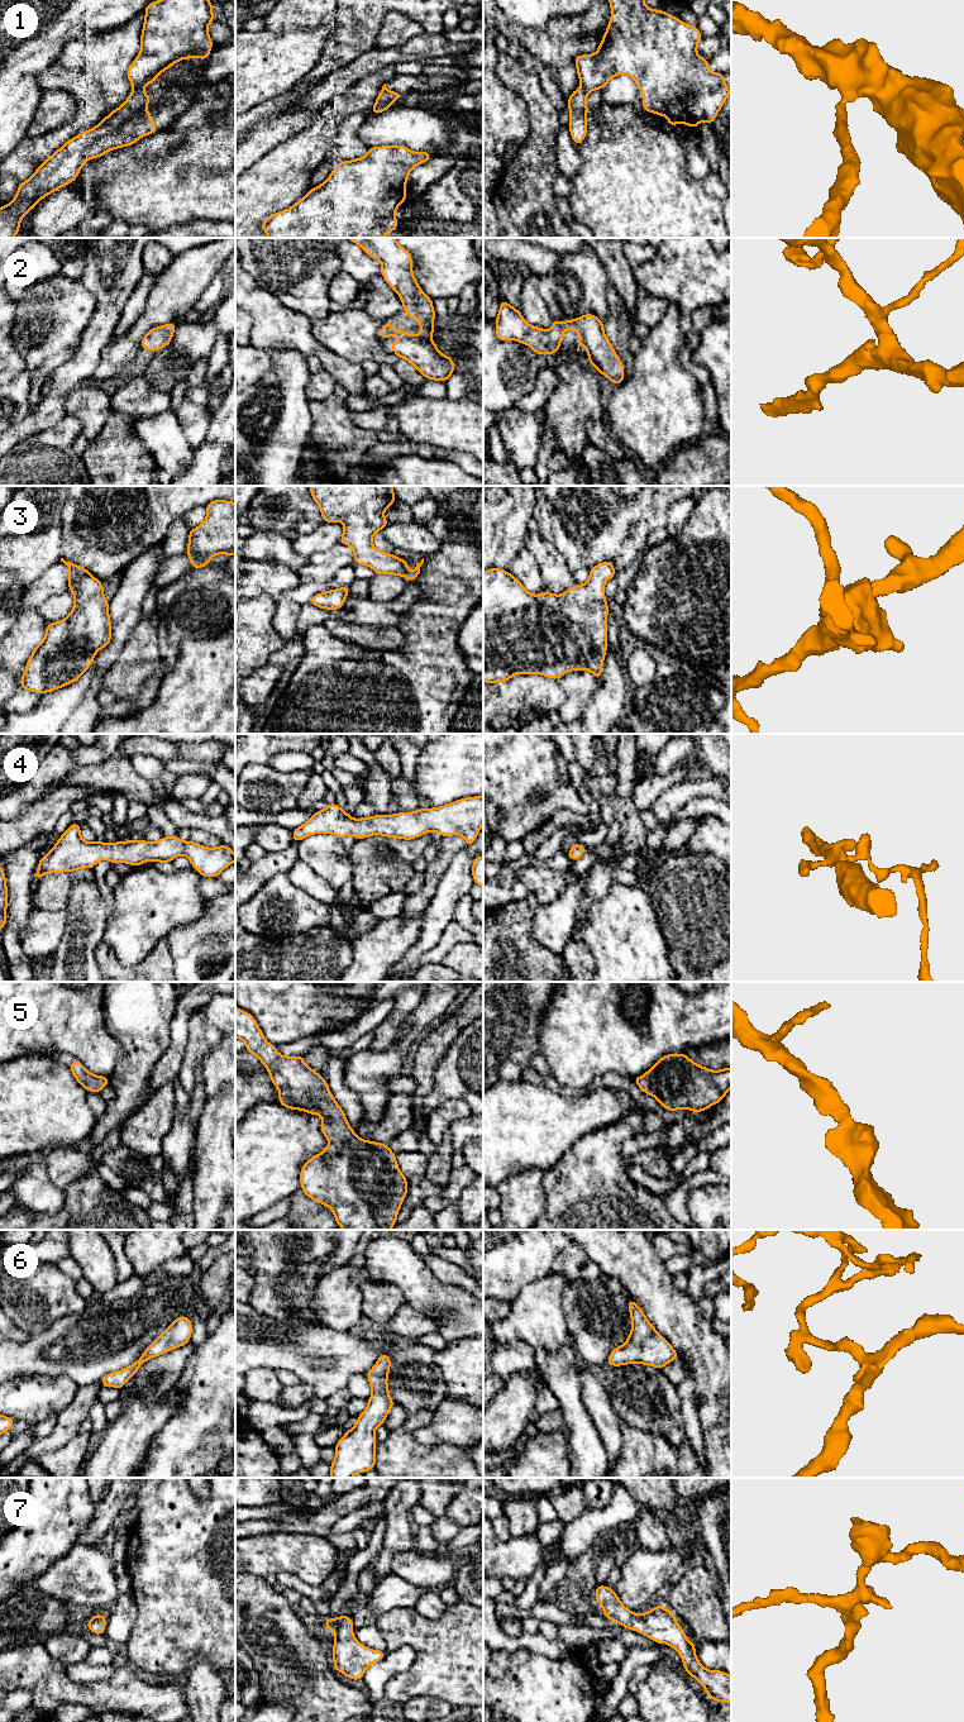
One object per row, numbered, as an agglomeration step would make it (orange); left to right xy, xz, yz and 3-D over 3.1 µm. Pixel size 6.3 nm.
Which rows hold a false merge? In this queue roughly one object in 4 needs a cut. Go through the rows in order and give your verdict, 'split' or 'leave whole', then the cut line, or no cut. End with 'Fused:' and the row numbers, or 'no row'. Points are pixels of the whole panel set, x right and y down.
1: split; cut xy (139, 87), (133, 90)
2: leave whole; cut none
3: leave whole; cut none
4: leave whole; cut none
5: leave whole; cut none
6: leave whole; cut none
7: leave whole; cut none
Fused: 1

